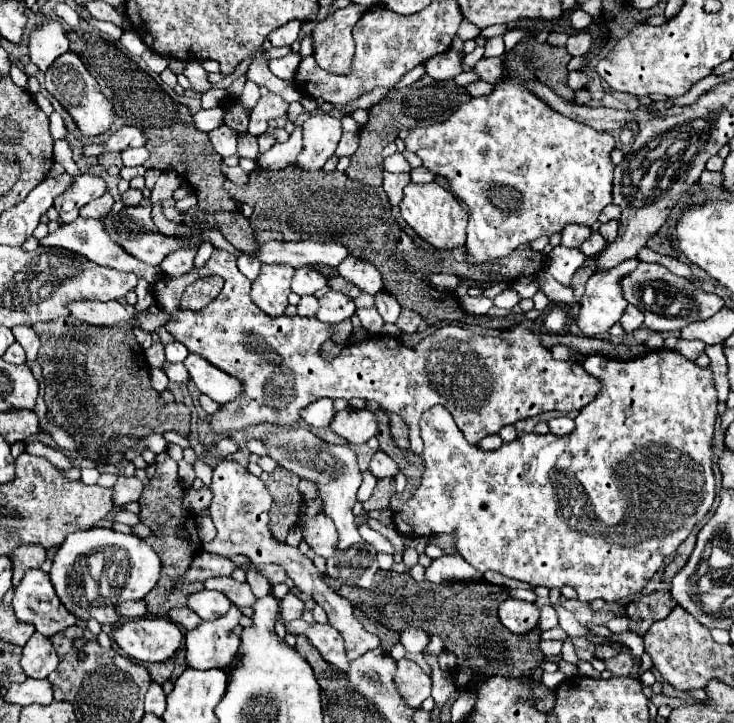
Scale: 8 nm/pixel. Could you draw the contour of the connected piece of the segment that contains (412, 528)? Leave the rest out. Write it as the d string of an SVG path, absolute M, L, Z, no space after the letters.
M649 351L645 357L633 361L615 361L605 359L599 355L589 355L583 363L587 373L595 373L601 379L599 395L581 409L579 417L575 419L575 431L565 437L557 435L521 435L511 443L503 443L497 451L481 451L479 447L465 441L459 433L451 413L443 409L443 405L435 405L427 409L419 421L421 425L421 439L425 443L423 459L425 459L425 473L419 489L415 495L403 505L401 511L393 513L395 529L405 537L431 537L435 533L457 535L457 551L461 557L473 565L479 573L497 571L505 577L527 581L531 585L545 585L545 587L563 587L571 585L577 591L577 599L583 603L603 599L607 603L617 603L639 593L647 581L657 573L663 565L663 559L673 555L675 549L691 535L693 527L709 513L713 499L715 499L715 475L711 469L713 461L713 425L717 419L717 391L713 387L713 373L711 369L699 367L695 361L683 357L677 351Z

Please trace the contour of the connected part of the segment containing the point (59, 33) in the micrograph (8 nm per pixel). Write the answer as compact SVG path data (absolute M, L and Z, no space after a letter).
M47 19L41 27L37 27L31 33L29 57L43 73L49 69L49 65L57 57L67 53L67 49L69 49L69 41L67 41L65 29L63 29L63 25L59 21Z

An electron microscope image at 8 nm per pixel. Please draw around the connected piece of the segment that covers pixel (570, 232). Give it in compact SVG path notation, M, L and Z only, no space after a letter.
M567 225L561 233L561 245L579 247L589 235L591 235L591 229L587 225Z

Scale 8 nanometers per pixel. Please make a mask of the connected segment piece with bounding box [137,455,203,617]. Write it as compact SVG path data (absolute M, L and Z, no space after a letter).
M159 455L155 467L157 467L157 473L149 481L149 485L145 485L137 503L141 505L141 511L139 511L141 523L145 523L151 529L151 535L145 539L145 543L153 547L153 551L159 555L161 565L163 565L157 587L151 593L147 593L147 597L145 597L147 613L155 615L155 617L165 617L169 609L185 605L185 601L187 601L185 591L201 591L203 589L203 583L185 583L183 587L177 587L177 581L181 581L183 573L191 567L195 553L199 553L201 541L197 535L195 515L191 511L183 509L185 493L177 481L177 461L171 459L169 455Z

